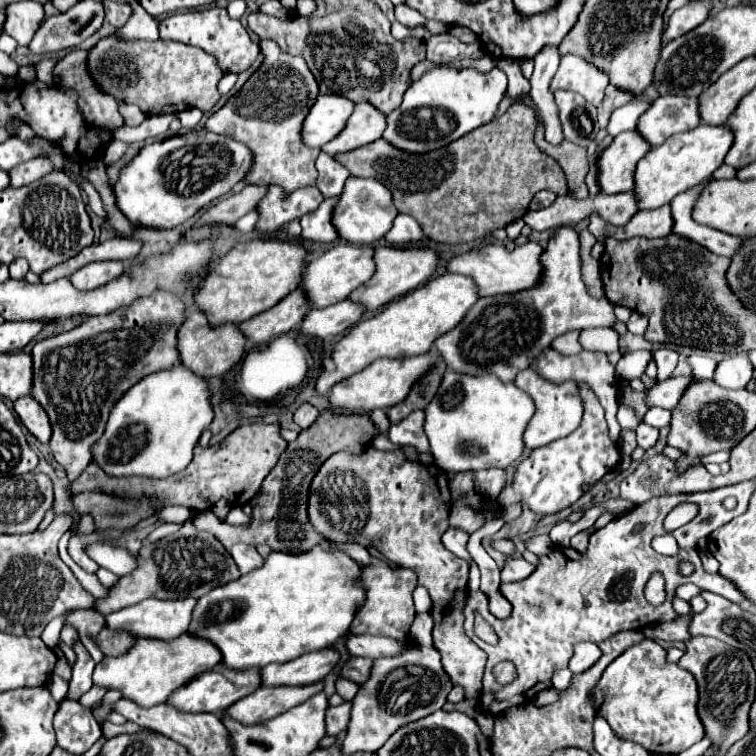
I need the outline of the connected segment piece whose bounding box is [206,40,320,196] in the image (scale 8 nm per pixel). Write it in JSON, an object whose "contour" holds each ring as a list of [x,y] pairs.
{"contour":[[[262,40],[260,48],[264,54],[262,66],[250,76],[242,90],[226,102],[226,106],[222,106],[206,120],[206,130],[234,138],[250,148],[254,162],[244,176],[246,184],[276,184],[288,196],[302,186],[316,184],[318,178],[314,160],[318,158],[320,150],[306,148],[300,140],[302,120],[318,96],[318,84],[300,56],[280,52],[278,44],[272,40]]]}

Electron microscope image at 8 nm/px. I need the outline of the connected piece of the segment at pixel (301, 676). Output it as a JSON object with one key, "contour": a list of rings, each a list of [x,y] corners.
{"contour":[[[324,648],[284,664],[268,664],[260,670],[260,686],[308,686],[324,678],[338,662],[338,652]]]}

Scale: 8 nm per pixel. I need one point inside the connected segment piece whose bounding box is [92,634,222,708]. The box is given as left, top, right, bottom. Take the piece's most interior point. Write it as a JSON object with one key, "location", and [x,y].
{"location":[151,669]}

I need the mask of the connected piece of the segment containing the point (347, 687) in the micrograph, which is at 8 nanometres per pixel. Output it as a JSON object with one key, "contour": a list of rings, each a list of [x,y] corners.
{"contour":[[[344,678],[336,680],[336,694],[340,694],[344,700],[354,698],[354,692],[358,692],[358,684],[354,684],[350,680],[344,680]]]}

